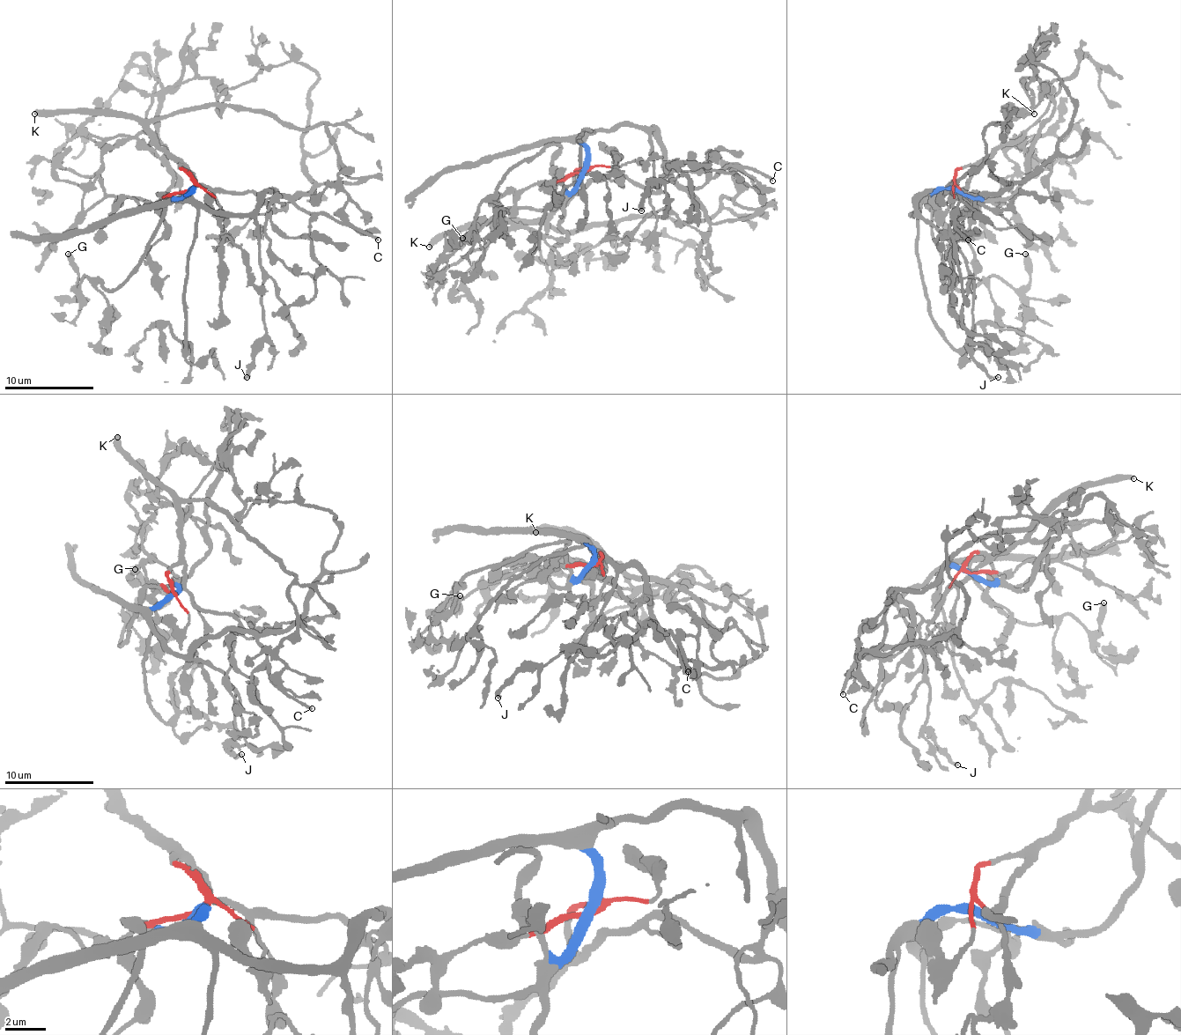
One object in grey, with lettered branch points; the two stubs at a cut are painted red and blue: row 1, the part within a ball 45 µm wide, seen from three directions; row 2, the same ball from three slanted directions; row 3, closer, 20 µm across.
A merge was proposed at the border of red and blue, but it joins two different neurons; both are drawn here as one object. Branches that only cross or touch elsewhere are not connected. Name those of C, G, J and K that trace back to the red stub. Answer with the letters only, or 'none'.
K

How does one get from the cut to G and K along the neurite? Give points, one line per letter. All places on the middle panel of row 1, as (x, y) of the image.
G: (584, 171), (586, 151), (575, 142), (550, 144), (537, 155), (524, 158), (479, 207), (472, 243), (463, 239)
K: (584, 171), (588, 169), (579, 169), (575, 175), (573, 191), (550, 214), (528, 223), (454, 227), (430, 247)

